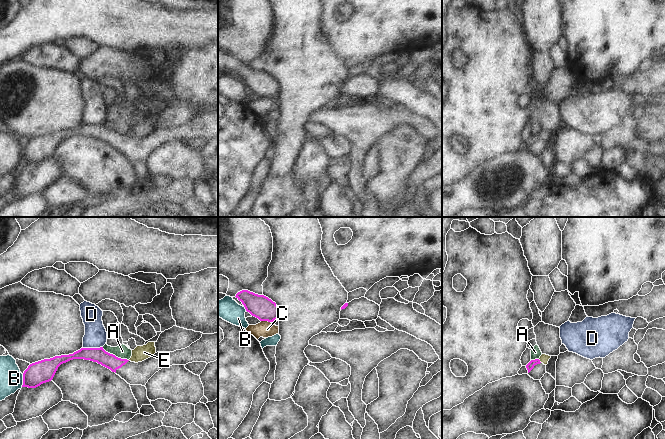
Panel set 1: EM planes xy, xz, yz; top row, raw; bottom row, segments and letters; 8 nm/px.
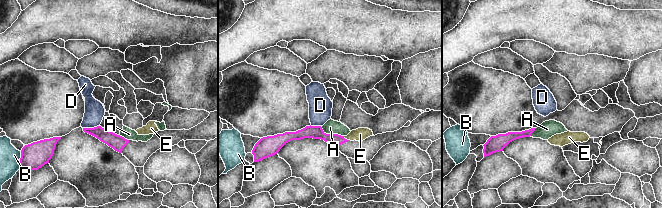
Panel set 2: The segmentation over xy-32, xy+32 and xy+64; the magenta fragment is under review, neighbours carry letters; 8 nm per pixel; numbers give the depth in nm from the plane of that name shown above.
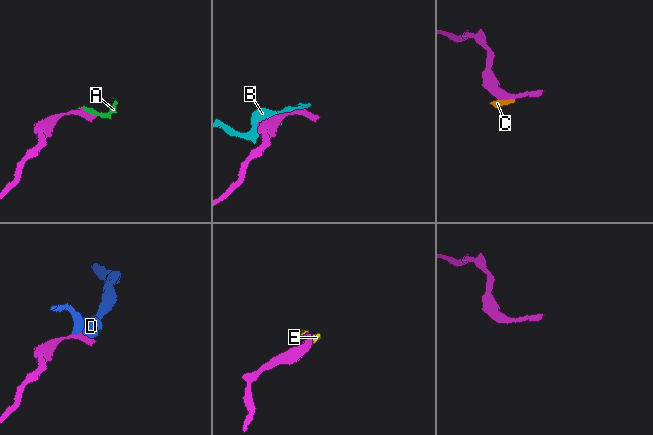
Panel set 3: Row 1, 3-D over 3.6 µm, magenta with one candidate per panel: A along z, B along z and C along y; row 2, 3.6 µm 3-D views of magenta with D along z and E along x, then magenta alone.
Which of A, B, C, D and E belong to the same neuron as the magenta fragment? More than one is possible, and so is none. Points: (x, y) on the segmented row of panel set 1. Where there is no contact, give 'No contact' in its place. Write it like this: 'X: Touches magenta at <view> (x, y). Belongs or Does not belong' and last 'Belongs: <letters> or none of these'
A: Touches magenta at xy (114, 355). Does not belong
B: Touches magenta at xy (23, 380). Does not belong
C: Touches magenta at xz (266, 320). Does not belong
D: Touches magenta at xy (92, 348). Does not belong
E: Touches magenta at yz (539, 361). Does not belong
Belongs: none of these

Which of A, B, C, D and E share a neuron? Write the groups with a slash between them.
A C / B E / D

